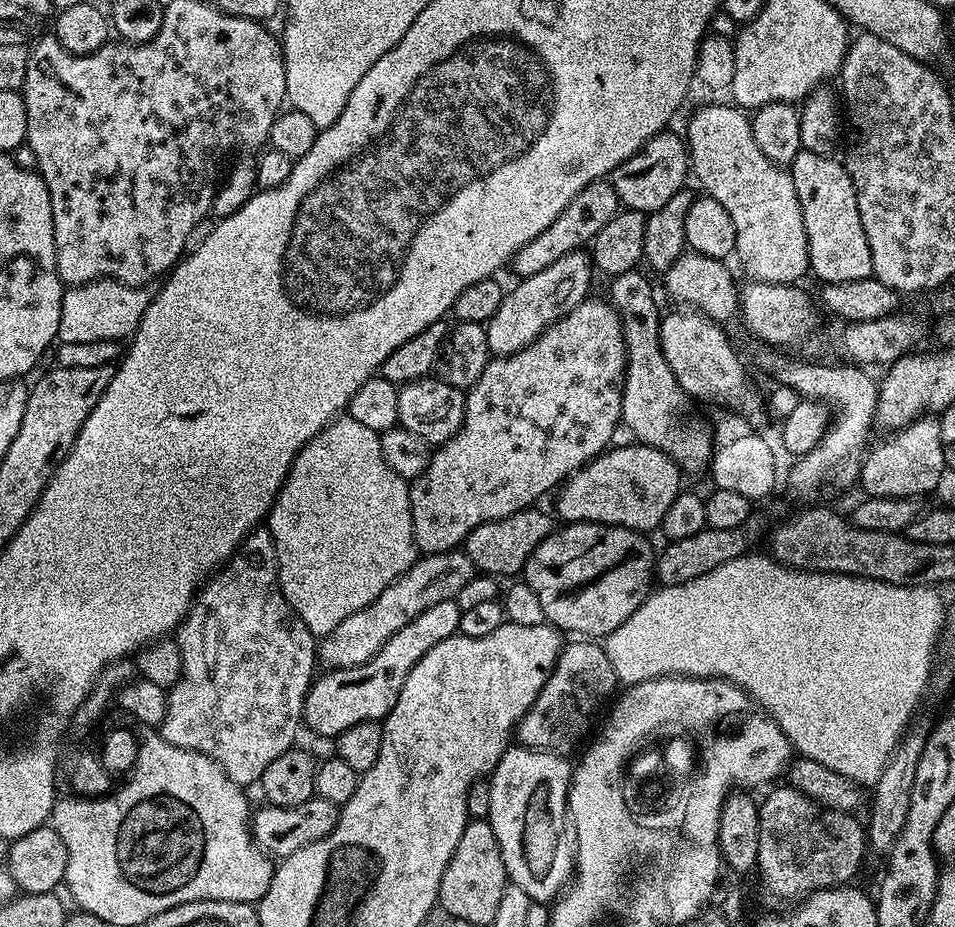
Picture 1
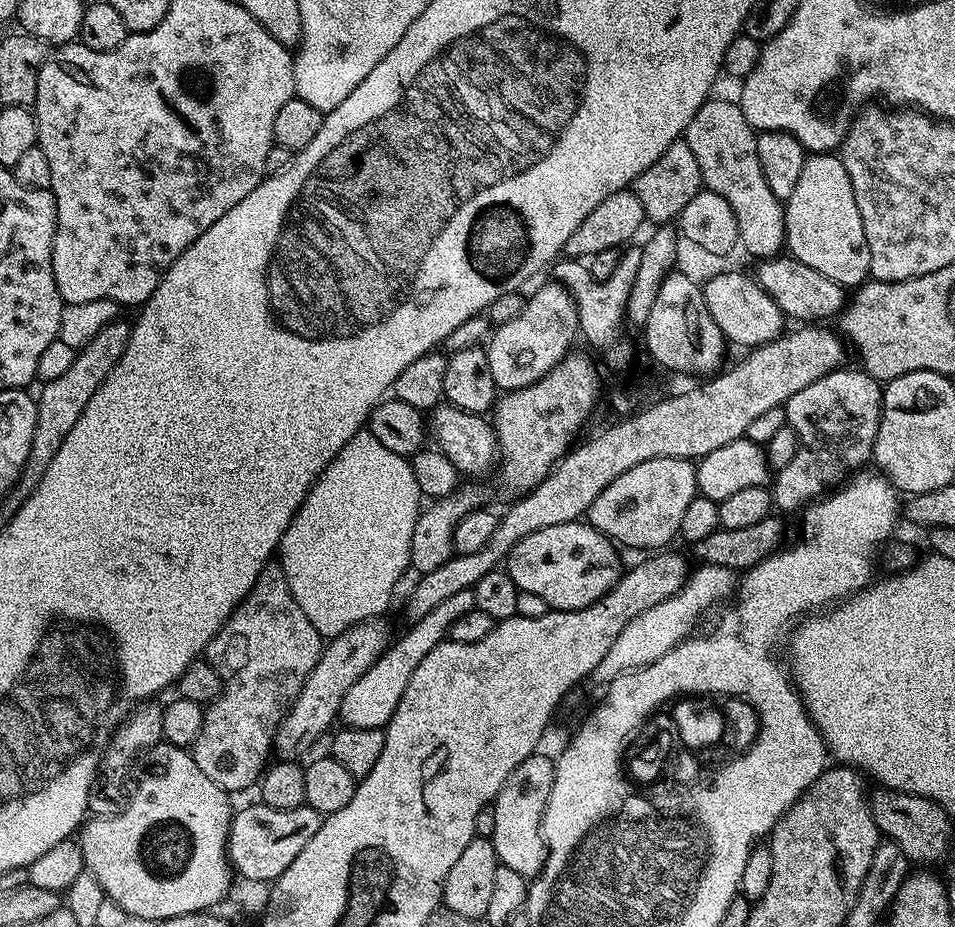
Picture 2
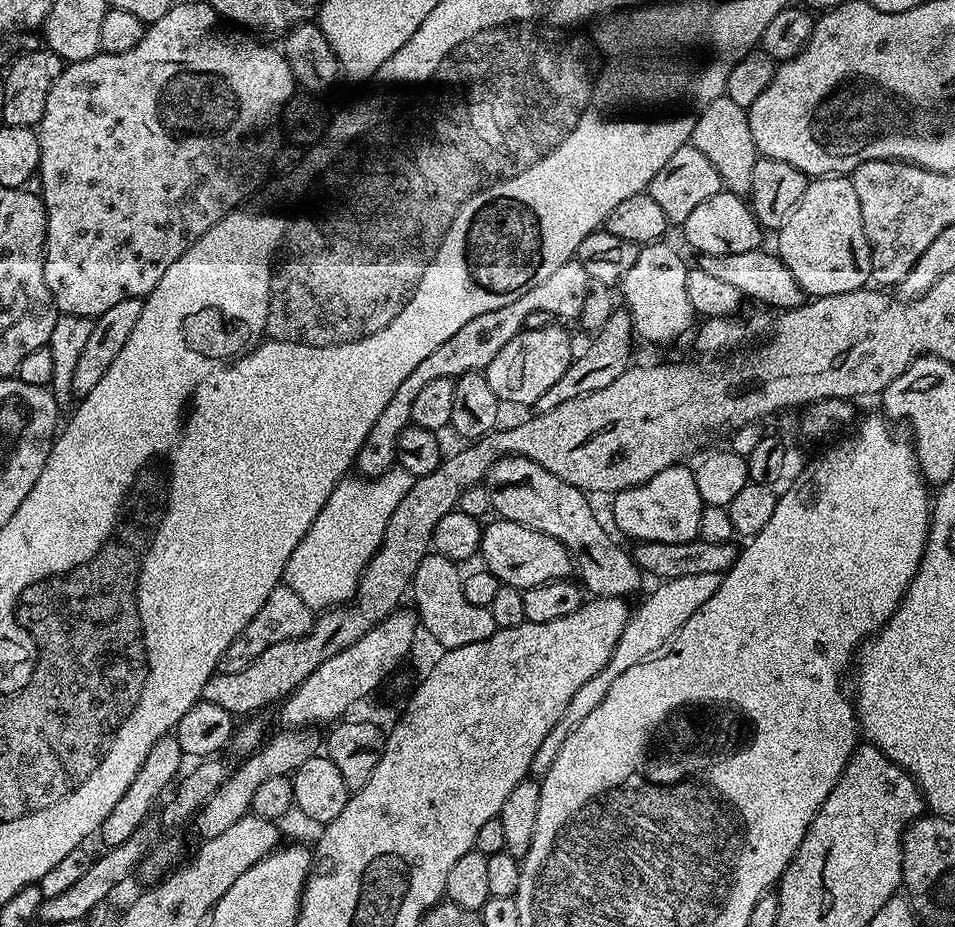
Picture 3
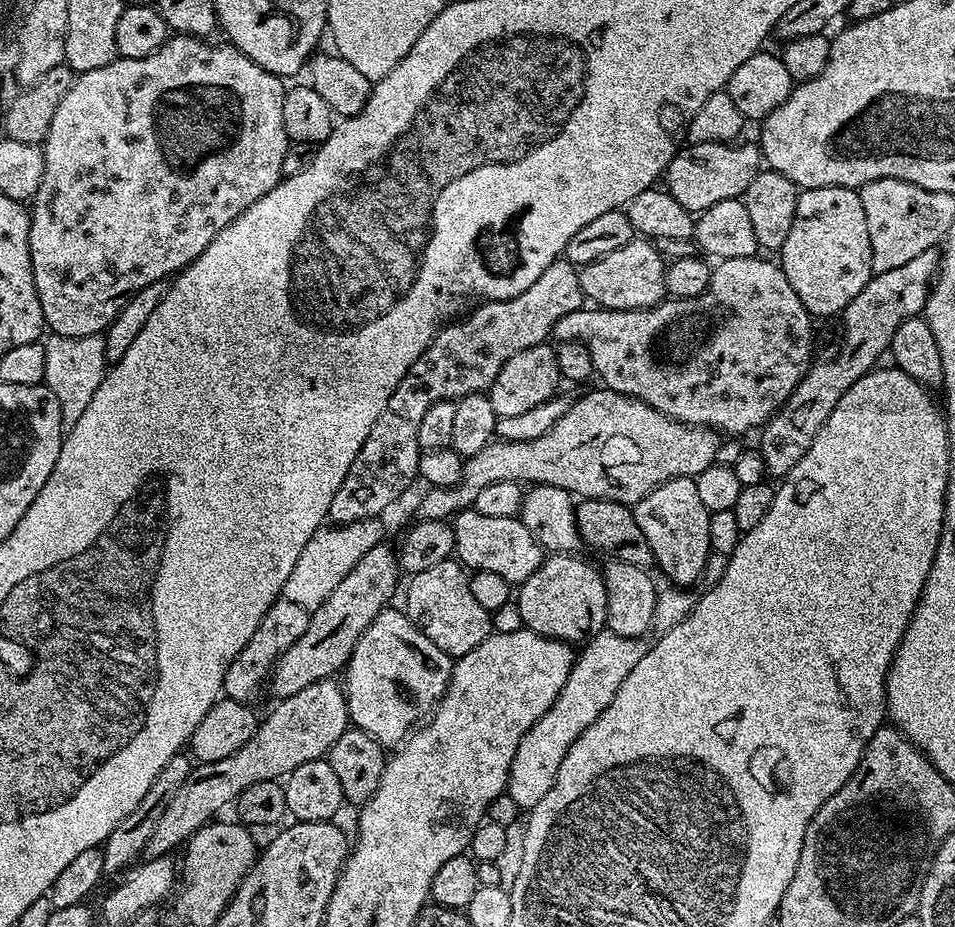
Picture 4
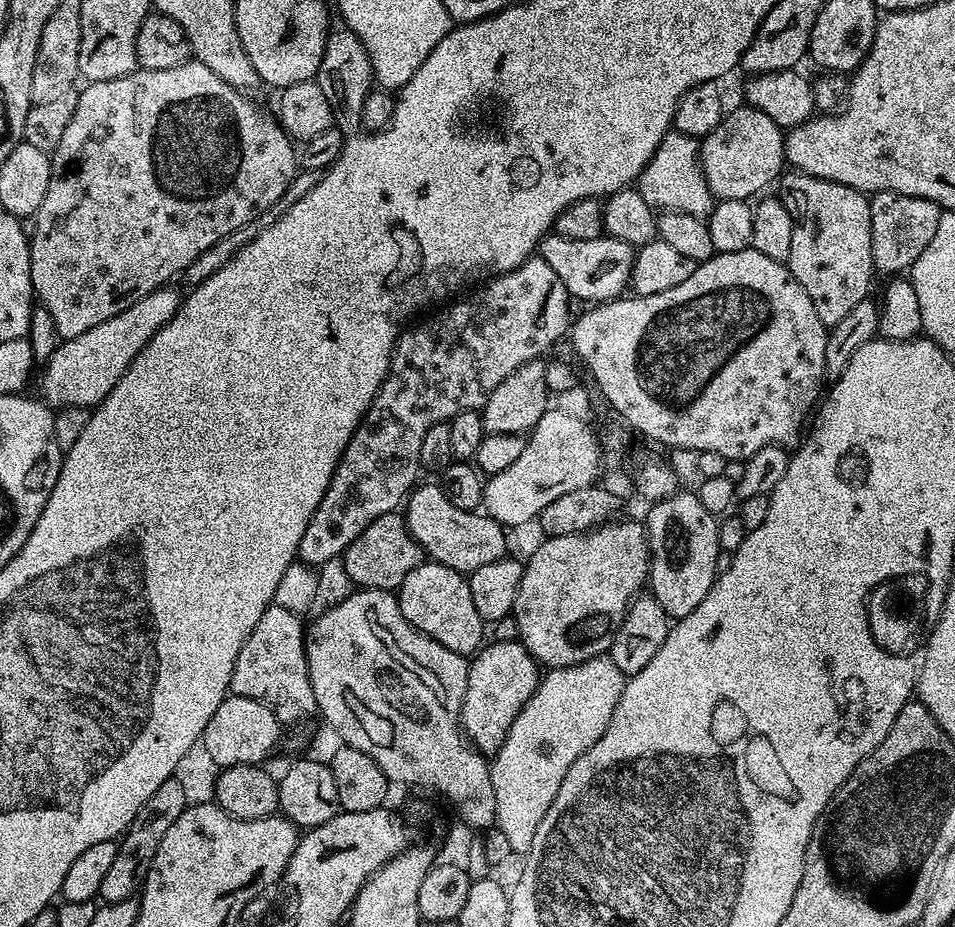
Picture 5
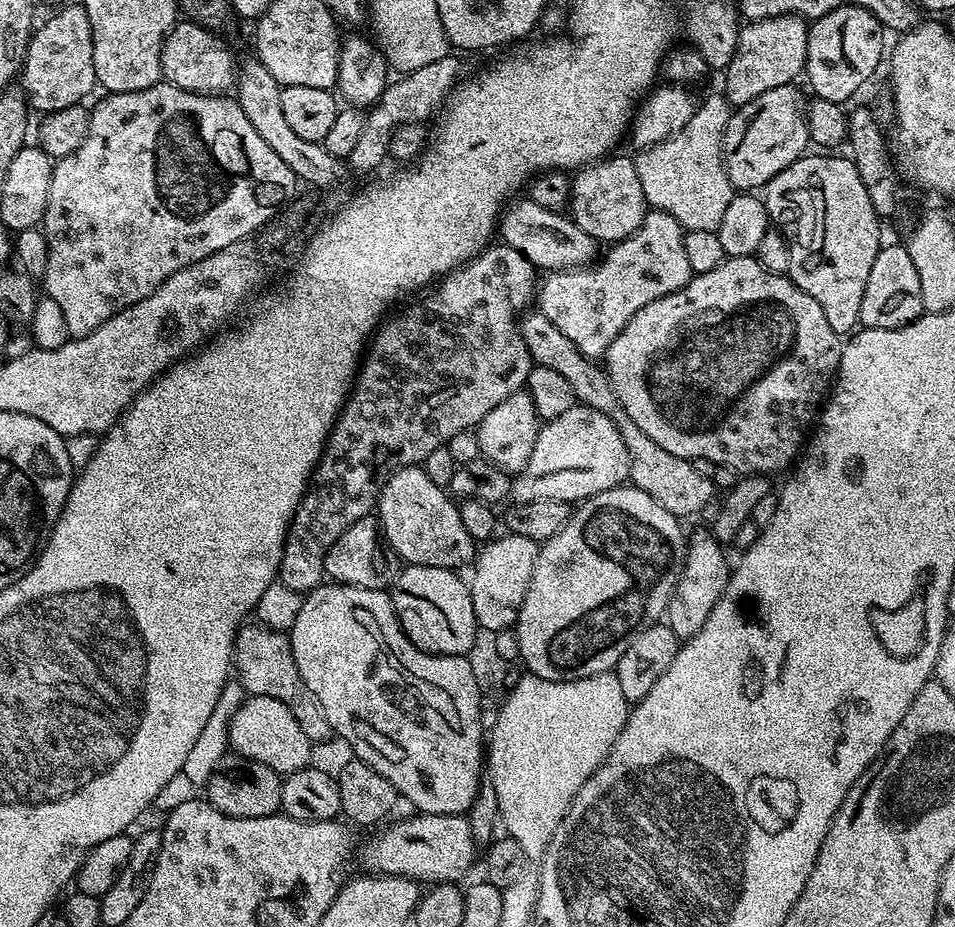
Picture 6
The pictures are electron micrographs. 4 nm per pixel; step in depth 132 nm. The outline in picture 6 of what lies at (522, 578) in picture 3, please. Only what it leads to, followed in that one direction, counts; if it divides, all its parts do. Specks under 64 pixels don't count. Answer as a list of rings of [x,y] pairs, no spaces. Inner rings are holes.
[[[423,467],[403,468],[385,482],[378,501],[378,524],[388,547],[405,565],[460,570],[463,564],[475,561],[478,544],[462,526],[457,501],[445,489],[434,486]]]

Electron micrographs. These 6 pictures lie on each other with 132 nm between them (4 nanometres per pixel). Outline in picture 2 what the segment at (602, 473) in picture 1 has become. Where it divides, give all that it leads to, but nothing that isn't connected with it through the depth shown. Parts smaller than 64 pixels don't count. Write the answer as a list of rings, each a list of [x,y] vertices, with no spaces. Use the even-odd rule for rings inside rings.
[[[650,458],[650,462],[638,462],[638,466],[630,466],[626,474],[618,474],[598,498],[588,507],[587,523],[596,528],[602,535],[617,545],[625,544],[628,548],[648,548],[644,550],[660,550],[673,539],[679,537],[682,518],[686,518],[686,506],[698,494],[697,465],[682,458]]]

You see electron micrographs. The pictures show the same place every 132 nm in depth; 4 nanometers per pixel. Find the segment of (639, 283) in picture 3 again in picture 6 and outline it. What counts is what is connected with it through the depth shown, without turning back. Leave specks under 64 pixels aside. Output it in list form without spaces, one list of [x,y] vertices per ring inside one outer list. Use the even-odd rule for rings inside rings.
[[[531,198],[513,199],[498,221],[498,236],[503,243],[518,250],[537,270],[563,272],[566,268],[587,268],[601,255],[598,241],[564,212],[546,210]]]

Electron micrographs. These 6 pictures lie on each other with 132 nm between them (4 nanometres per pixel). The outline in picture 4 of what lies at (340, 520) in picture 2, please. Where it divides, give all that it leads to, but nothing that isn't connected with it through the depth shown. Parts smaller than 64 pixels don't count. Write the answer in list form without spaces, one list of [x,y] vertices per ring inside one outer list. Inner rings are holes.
[[[379,519],[359,520],[353,524],[339,526],[324,526],[315,532],[302,546],[302,554],[298,554],[298,562],[294,562],[294,570],[290,570],[290,578],[286,578],[286,586],[282,593],[283,599],[294,602],[298,606],[309,610],[322,606],[330,594],[334,594],[338,582],[358,566],[358,558],[374,546],[378,546],[385,539],[384,528]]]

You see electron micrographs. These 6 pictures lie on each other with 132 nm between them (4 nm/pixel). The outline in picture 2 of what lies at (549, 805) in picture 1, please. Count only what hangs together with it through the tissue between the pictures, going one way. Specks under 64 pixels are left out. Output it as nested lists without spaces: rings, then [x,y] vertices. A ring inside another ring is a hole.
[[[533,754],[526,758],[510,774],[510,778],[502,786],[494,801],[494,834],[490,838],[496,857],[501,865],[516,870],[527,878],[535,878],[544,868],[548,857],[548,848],[544,845],[542,817],[544,807],[550,794],[550,786],[554,786],[555,763],[551,759]]]

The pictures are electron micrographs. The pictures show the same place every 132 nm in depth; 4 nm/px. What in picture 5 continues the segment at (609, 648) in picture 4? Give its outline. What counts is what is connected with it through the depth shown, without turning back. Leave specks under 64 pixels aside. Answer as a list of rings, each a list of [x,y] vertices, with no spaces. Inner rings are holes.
[[[607,655],[595,656],[578,666],[554,668],[543,673],[535,694],[526,702],[518,718],[514,718],[506,742],[502,742],[490,760],[494,798],[498,798],[495,827],[506,834],[513,852],[527,854],[530,850],[534,834],[538,834],[538,826],[542,826],[542,818],[546,818],[546,810],[550,810],[558,786],[562,786],[562,778],[566,778],[566,770],[570,770],[570,766],[574,766],[574,762],[578,762],[578,758],[606,734],[606,726],[610,726],[610,718],[618,706],[618,698],[622,698],[625,683],[622,670],[618,670]]]

